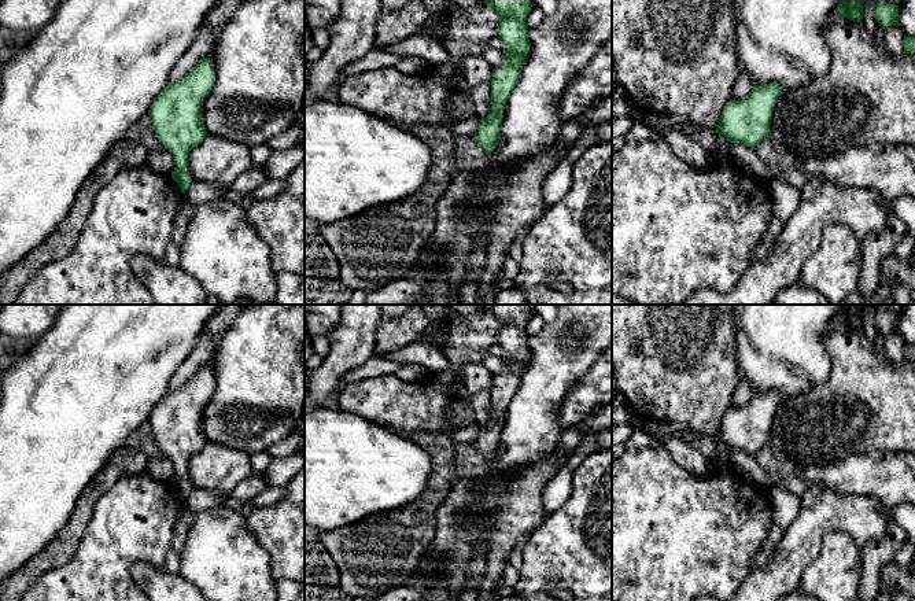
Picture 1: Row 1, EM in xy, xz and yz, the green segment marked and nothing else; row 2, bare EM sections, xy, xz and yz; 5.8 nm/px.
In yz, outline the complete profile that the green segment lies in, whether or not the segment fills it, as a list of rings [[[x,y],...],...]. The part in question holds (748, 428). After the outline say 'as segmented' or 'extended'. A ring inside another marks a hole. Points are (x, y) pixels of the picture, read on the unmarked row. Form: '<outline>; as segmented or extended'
[[[770,390],[754,392],[742,408],[730,406],[716,434],[717,442],[754,456],[770,442],[772,419],[781,401],[779,391]]]; as segmented

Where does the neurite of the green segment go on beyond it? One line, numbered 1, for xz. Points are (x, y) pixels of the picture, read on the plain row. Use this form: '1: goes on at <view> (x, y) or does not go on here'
1: does not go on here

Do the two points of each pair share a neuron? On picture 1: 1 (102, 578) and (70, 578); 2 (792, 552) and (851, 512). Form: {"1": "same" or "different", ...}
{"1": "same", "2": "same"}

